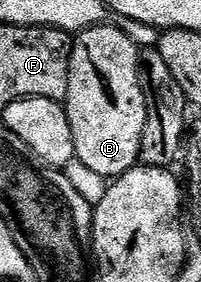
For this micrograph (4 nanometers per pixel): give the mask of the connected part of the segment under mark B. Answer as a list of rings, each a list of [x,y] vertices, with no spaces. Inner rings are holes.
[[[105,23],[79,30],[72,43],[70,59],[70,83],[66,108],[70,119],[70,129],[74,131],[76,160],[86,163],[105,179],[121,177],[126,171],[135,169],[140,161],[142,135],[148,119],[148,97],[144,93],[140,55],[142,49],[122,31],[119,24]]]

